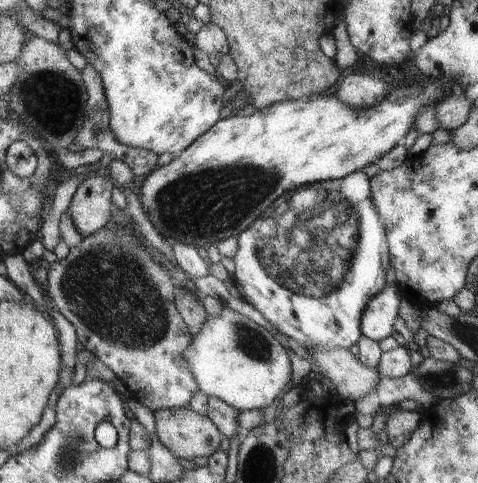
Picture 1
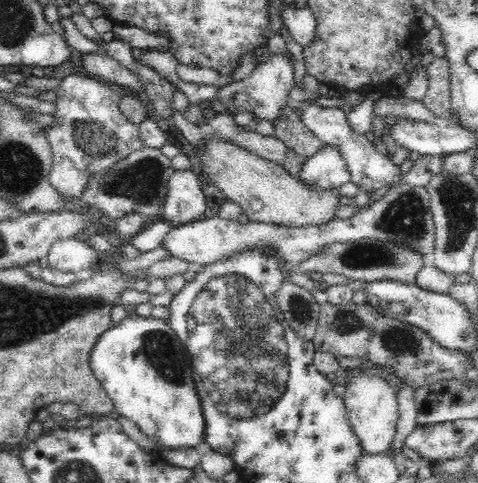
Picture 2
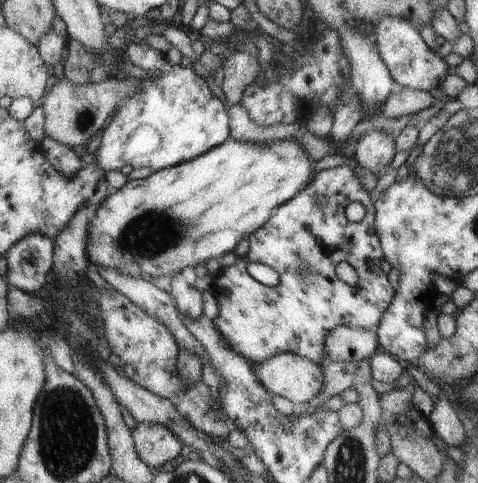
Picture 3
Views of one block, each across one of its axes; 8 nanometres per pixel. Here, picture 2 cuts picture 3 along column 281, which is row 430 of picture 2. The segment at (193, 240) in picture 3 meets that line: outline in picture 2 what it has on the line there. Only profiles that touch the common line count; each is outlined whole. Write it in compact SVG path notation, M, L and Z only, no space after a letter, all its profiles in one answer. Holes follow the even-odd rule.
M126 316L118 324L114 324L108 332L104 332L92 354L90 354L90 368L100 380L102 388L114 402L114 410L132 420L146 436L154 438L160 448L196 448L202 450L204 446L204 414L202 414L202 392L196 392L196 376L192 374L188 354L184 344L176 338L168 322L156 318L142 318L142 316Z

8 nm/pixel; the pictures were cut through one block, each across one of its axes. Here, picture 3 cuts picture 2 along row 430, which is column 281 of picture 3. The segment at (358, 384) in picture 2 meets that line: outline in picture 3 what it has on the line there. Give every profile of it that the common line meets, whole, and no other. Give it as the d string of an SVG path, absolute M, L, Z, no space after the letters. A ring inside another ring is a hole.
M279 354L255 366L259 382L275 396L287 398L295 408L317 398L325 388L325 368L309 358Z

